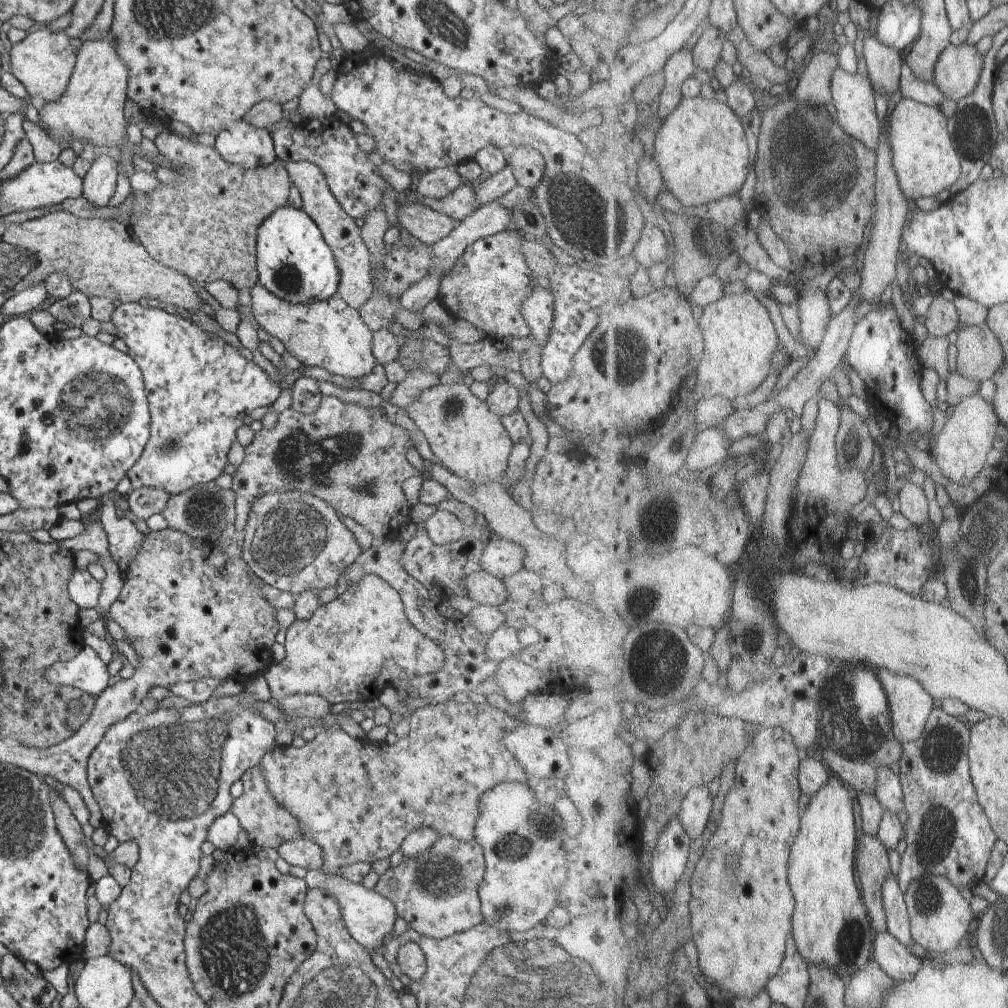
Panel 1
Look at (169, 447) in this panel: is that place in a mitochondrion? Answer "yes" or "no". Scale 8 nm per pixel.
yes

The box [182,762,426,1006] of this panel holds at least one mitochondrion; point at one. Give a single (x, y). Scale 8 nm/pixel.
(232, 953)

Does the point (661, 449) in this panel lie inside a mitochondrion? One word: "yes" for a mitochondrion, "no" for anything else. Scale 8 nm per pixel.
no

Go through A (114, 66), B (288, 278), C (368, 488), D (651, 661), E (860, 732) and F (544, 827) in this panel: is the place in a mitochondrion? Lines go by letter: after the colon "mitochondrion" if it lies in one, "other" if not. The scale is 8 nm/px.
A: other
B: mitochondrion
C: mitochondrion
D: mitochondrion
E: mitochondrion
F: mitochondrion

